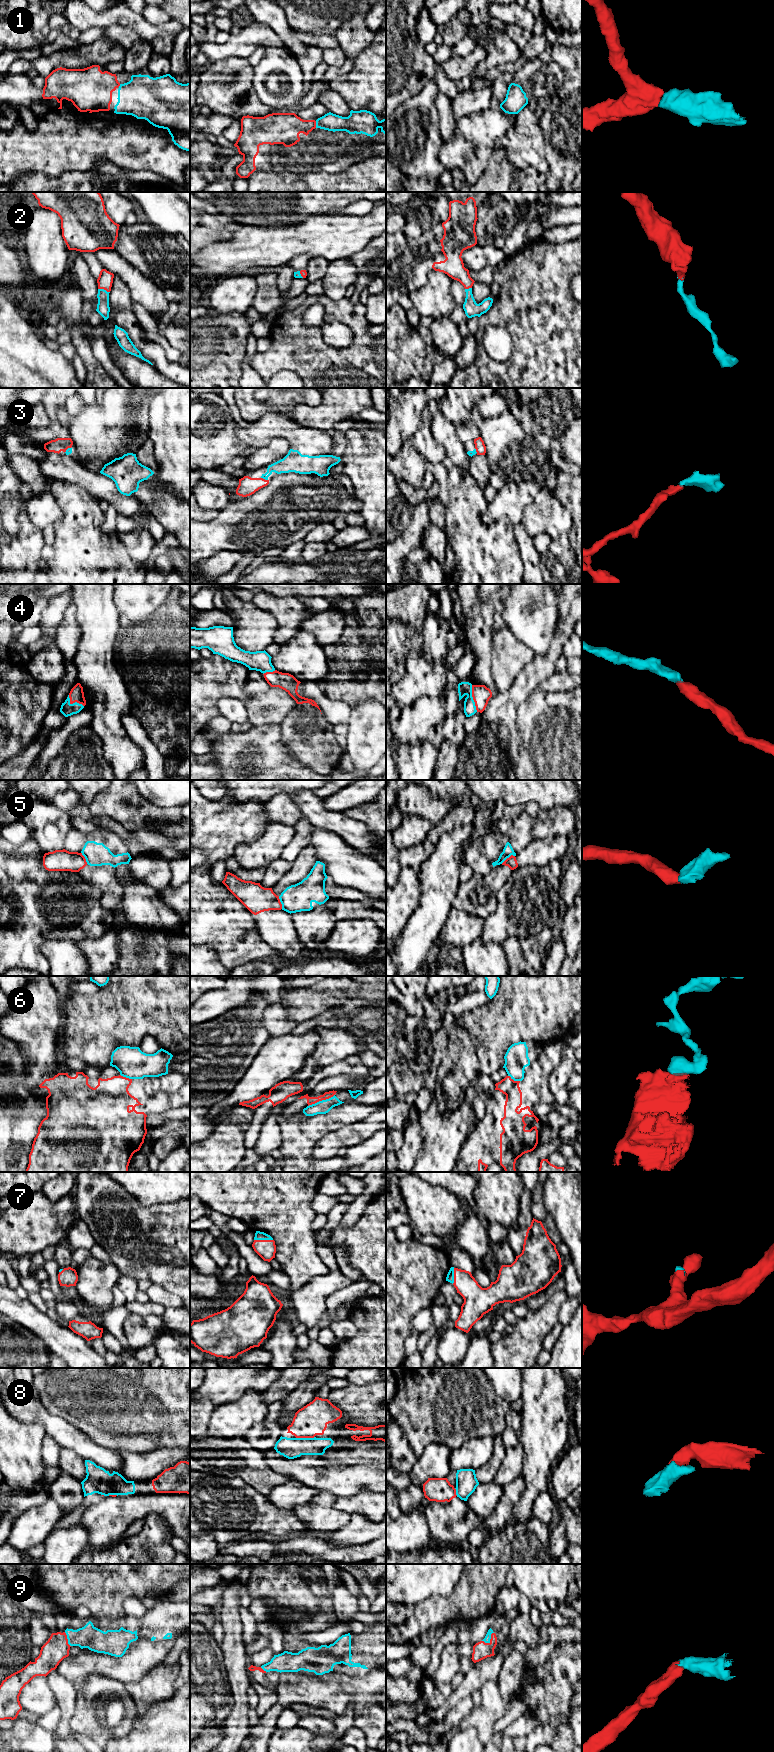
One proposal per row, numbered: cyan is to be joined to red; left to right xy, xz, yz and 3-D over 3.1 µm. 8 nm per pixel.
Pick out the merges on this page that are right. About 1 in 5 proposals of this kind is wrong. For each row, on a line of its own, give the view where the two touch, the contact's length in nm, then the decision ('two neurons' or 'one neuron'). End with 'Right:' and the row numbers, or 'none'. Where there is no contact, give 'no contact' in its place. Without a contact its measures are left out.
1: xz | 60 nm | one neuron
2: xy | 100 nm | one neuron
3: xz | 60 nm | one neuron
4: yz | 220 nm | one neuron
5: yz | 130 nm | two neurons
6: xz | 240 nm | two neurons
7: xz | 150 nm | one neuron
8: xz | 150 nm | one neuron
9: yz | 120 nm | one neuron
Right: 1, 2, 3, 4, 7, 8, 9

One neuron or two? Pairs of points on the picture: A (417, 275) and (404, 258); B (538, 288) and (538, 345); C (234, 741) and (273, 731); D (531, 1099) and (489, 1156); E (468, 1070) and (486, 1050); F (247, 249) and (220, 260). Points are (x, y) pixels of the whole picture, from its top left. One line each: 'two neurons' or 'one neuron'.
A: one neuron
B: one neuron
C: one neuron
D: one neuron
E: two neurons
F: one neuron

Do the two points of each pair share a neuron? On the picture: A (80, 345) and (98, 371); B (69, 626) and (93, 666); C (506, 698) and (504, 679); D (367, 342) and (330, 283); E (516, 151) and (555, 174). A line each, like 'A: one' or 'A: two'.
A: one
B: two
C: two
D: two
E: two

